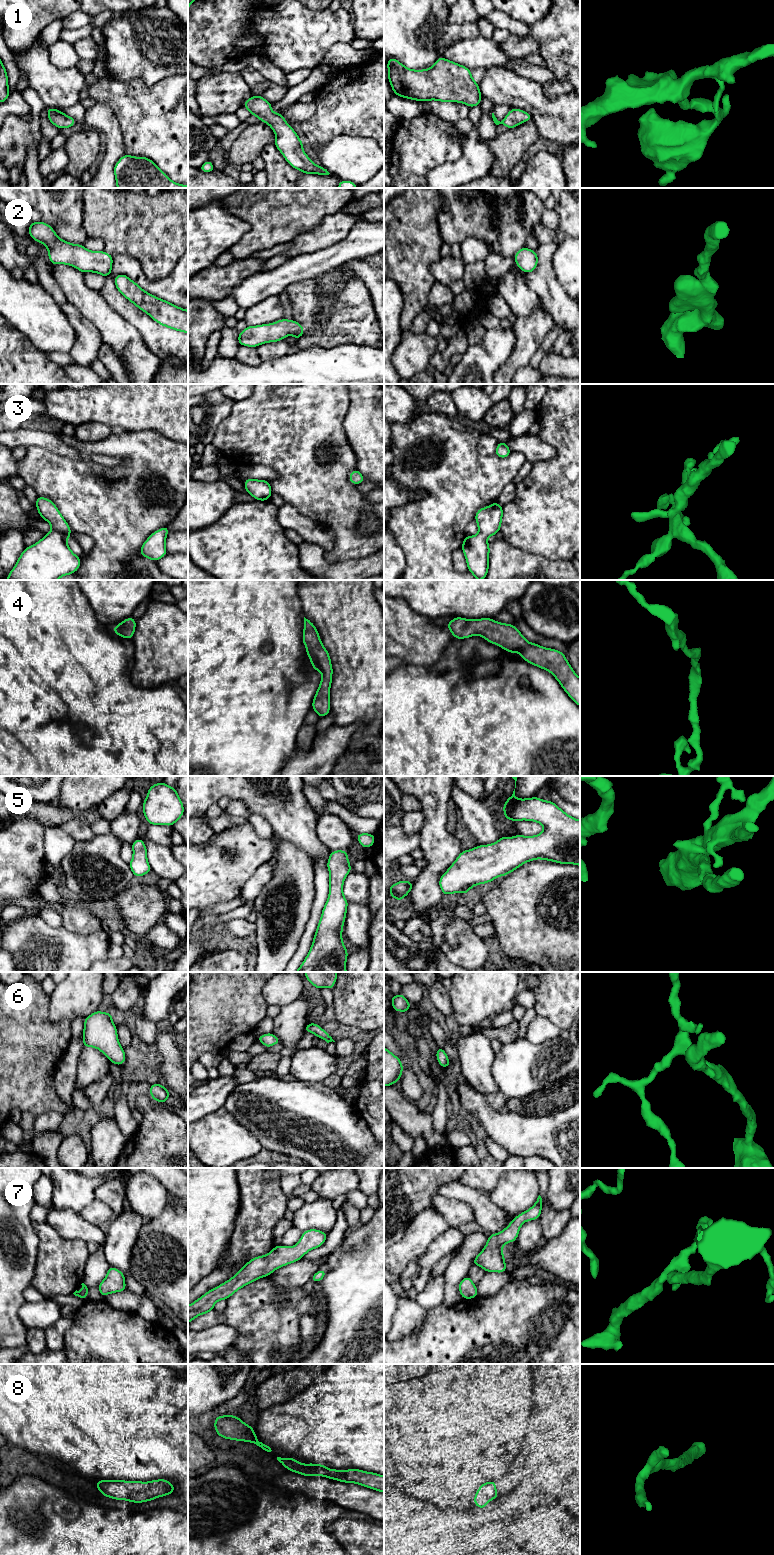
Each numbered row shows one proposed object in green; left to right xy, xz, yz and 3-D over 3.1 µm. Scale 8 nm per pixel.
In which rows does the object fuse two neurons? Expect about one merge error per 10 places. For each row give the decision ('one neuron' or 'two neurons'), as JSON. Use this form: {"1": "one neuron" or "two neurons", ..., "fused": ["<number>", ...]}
{"1": "one neuron", "2": "one neuron", "3": "one neuron", "4": "one neuron", "5": "one neuron", "6": "one neuron", "7": "one neuron", "8": "one neuron", "fused": []}

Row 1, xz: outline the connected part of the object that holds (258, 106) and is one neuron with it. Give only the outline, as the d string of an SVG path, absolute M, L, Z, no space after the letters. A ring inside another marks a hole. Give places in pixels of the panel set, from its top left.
M253 95L244 102L243 107L272 128L276 136L274 145L294 169L305 174L330 174L323 166L318 166L310 160L303 150L303 142L297 133L286 122L281 112L271 111L272 104L269 101L260 95Z

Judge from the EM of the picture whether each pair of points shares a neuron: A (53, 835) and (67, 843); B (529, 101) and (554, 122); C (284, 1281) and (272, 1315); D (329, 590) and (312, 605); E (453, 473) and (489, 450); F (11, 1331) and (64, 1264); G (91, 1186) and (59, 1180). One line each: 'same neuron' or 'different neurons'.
A: same neuron
B: same neuron
C: different neurons
D: same neuron
E: different neurons
F: different neurons
G: same neuron

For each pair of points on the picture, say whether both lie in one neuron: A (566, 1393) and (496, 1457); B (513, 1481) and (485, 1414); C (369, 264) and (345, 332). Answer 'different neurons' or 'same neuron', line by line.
A: different neurons
B: different neurons
C: different neurons

